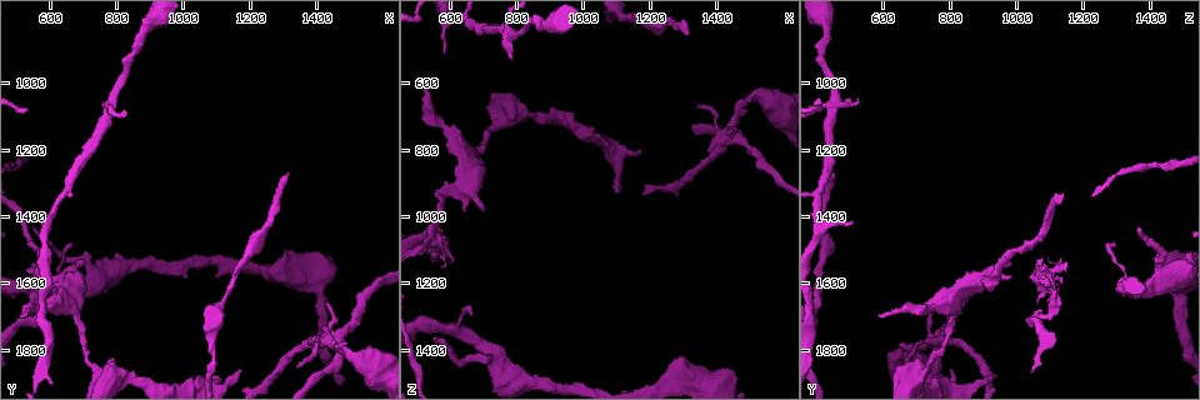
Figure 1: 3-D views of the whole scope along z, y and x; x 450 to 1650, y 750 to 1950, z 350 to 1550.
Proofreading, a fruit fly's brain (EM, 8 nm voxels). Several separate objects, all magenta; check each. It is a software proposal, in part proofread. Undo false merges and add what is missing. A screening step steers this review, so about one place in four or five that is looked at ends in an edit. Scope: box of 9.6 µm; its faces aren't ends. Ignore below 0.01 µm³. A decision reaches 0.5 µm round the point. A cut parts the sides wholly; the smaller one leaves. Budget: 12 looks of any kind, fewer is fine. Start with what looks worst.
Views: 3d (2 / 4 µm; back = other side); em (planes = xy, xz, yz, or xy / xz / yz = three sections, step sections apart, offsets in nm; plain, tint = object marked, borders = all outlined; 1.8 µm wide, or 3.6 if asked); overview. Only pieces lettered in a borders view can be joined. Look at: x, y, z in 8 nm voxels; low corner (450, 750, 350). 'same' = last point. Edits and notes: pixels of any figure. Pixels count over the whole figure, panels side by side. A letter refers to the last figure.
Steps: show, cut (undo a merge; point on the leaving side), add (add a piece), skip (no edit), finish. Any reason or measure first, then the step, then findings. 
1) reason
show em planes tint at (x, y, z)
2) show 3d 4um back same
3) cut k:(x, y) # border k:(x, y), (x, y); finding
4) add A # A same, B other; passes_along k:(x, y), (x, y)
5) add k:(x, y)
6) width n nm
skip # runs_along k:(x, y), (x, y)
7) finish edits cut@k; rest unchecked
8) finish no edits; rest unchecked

show em planes tint at (1440, 1780, 750)

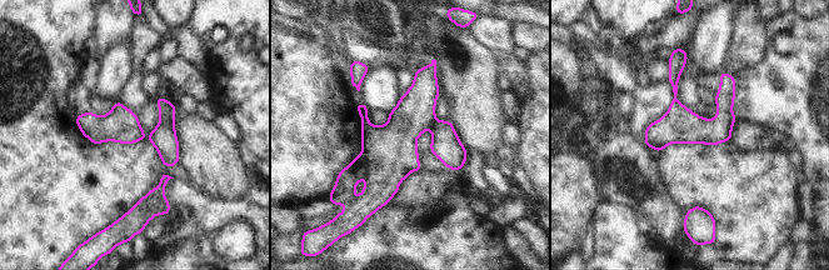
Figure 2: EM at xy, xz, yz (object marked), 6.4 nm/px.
see the neighbours
show em planes borders same

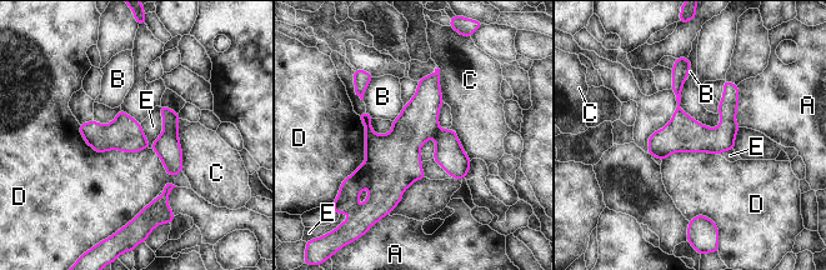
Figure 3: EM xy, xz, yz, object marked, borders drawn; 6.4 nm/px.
width 220 nm
cut 3:(394, 161) # A other, B other, C other, D other, E other; border 3:(365, 164), (369, 171), (369, 184); a second neuron is stuck on

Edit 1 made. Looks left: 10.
branch stops here
show 3d 2um back at (1100, 1880, 940)

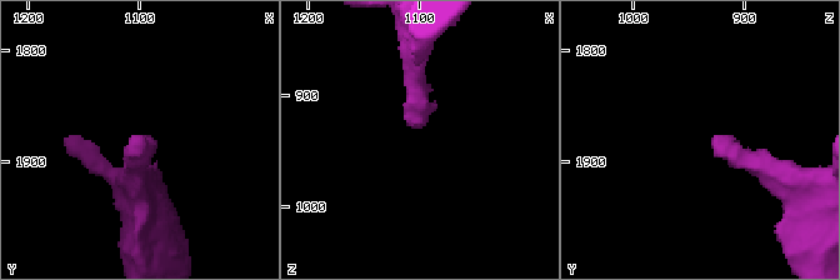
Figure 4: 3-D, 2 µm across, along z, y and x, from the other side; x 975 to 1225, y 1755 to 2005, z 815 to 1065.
shape alone is not enough
show em planes tint at (1108, 1882, 930)

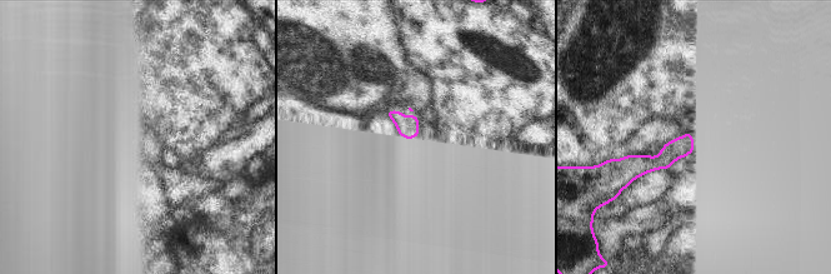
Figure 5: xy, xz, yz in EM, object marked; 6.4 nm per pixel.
show em planes borders same

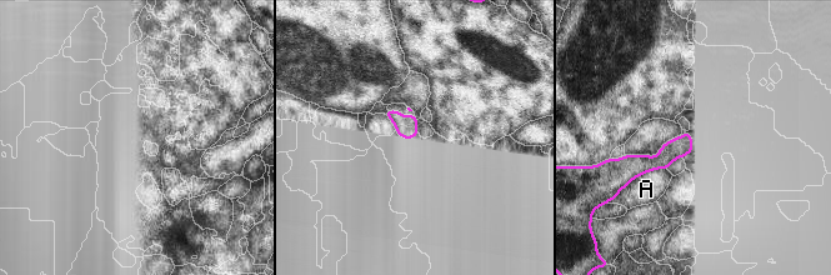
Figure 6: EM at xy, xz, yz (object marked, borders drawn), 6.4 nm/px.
skip # A other; border 6:(666, 168), (647, 170), (622, 188); no lettered piece goes on from it

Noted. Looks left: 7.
finish edits cut@3; rest unchecked

